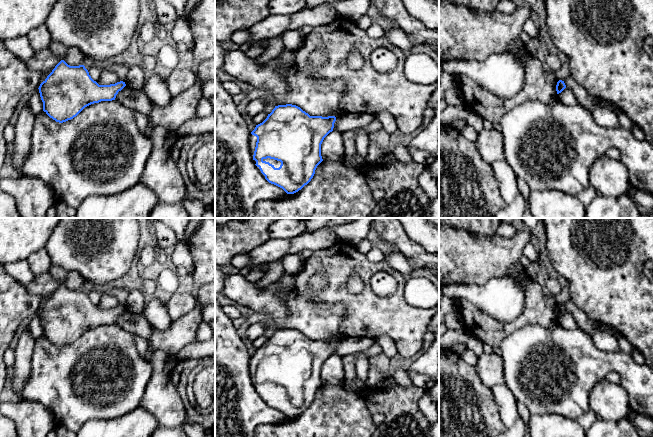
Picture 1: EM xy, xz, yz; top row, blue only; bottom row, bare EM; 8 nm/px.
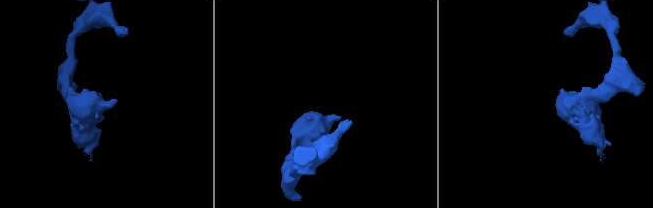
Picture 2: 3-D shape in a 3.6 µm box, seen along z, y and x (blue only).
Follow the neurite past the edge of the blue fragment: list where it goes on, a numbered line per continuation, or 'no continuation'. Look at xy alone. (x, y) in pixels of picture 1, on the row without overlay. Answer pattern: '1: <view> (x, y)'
1: xy (57, 272)

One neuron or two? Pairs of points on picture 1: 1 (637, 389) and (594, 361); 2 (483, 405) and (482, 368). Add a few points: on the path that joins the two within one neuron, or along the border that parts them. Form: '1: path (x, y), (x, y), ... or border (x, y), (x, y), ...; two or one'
1: path (629, 377), (613, 361), (606, 361); one
2: border (474, 367), (477, 377), (489, 388); two

